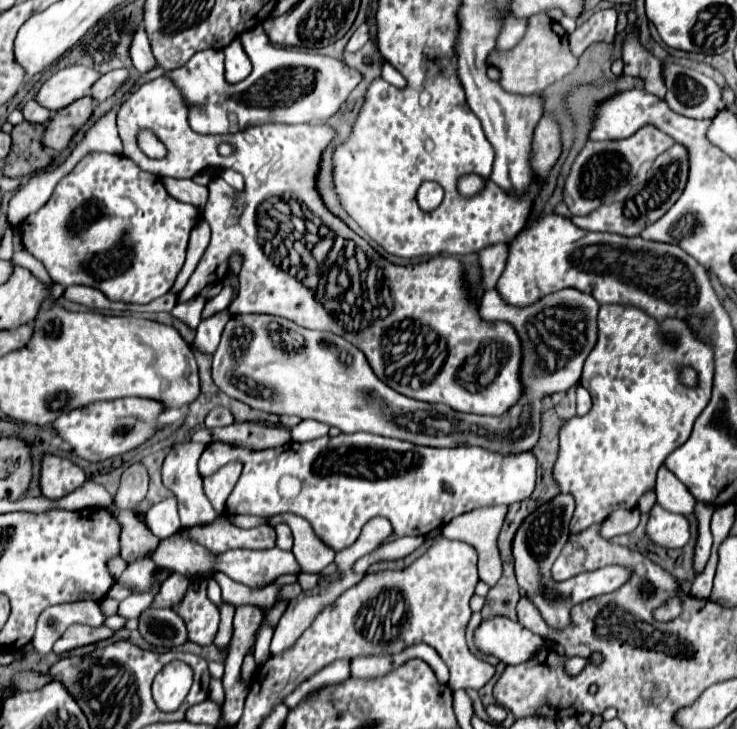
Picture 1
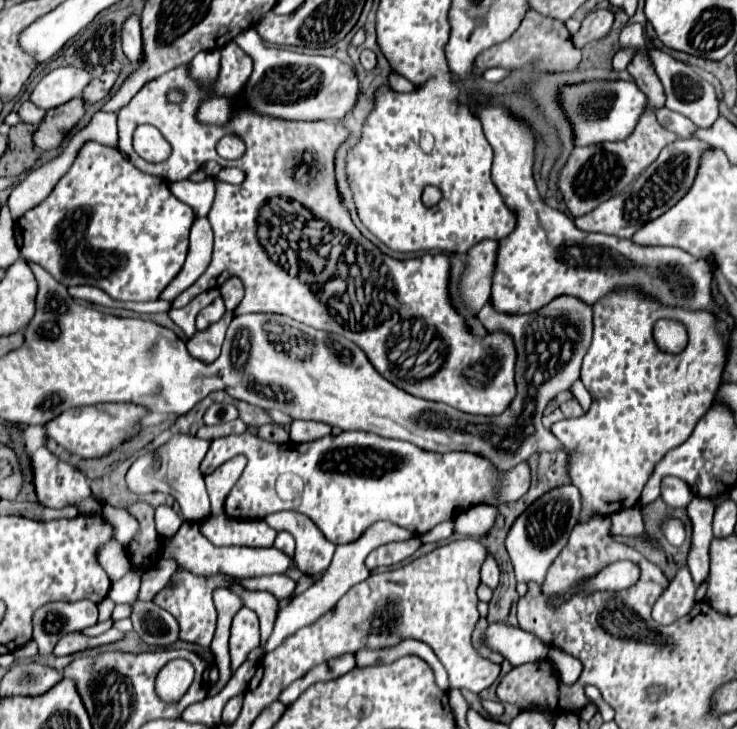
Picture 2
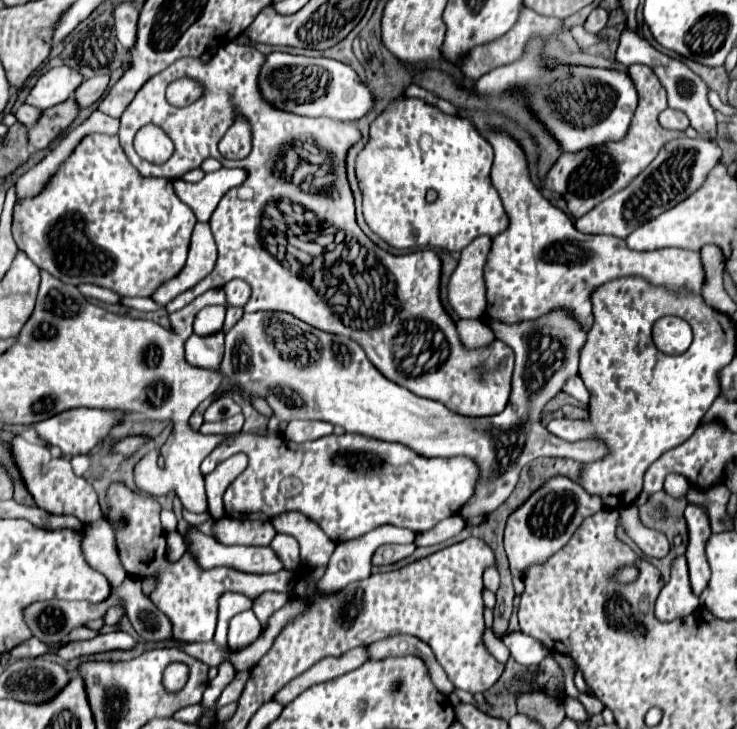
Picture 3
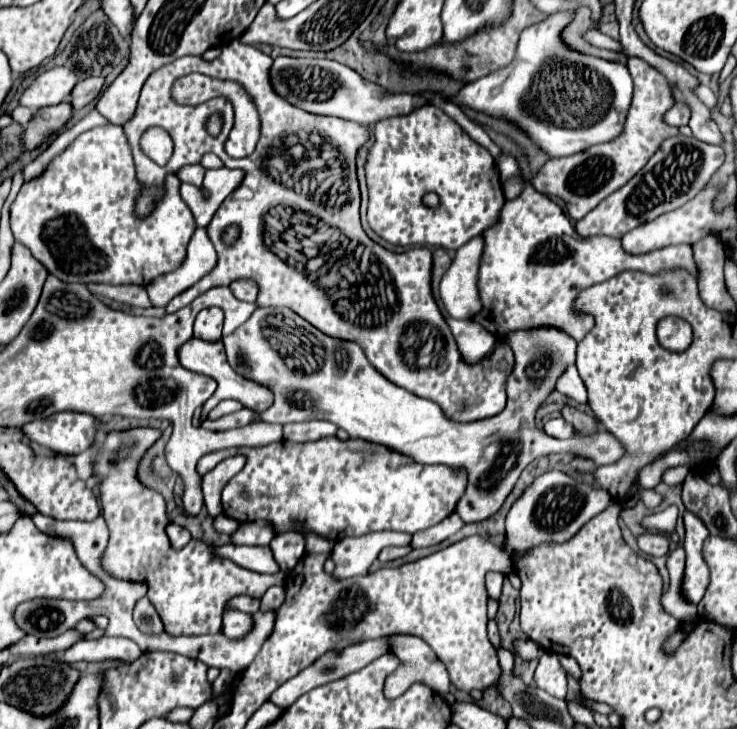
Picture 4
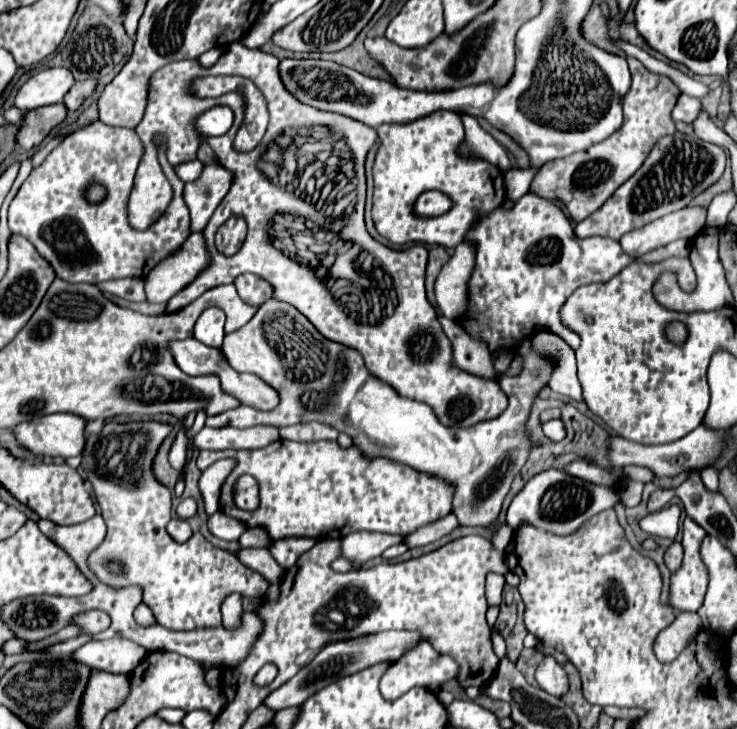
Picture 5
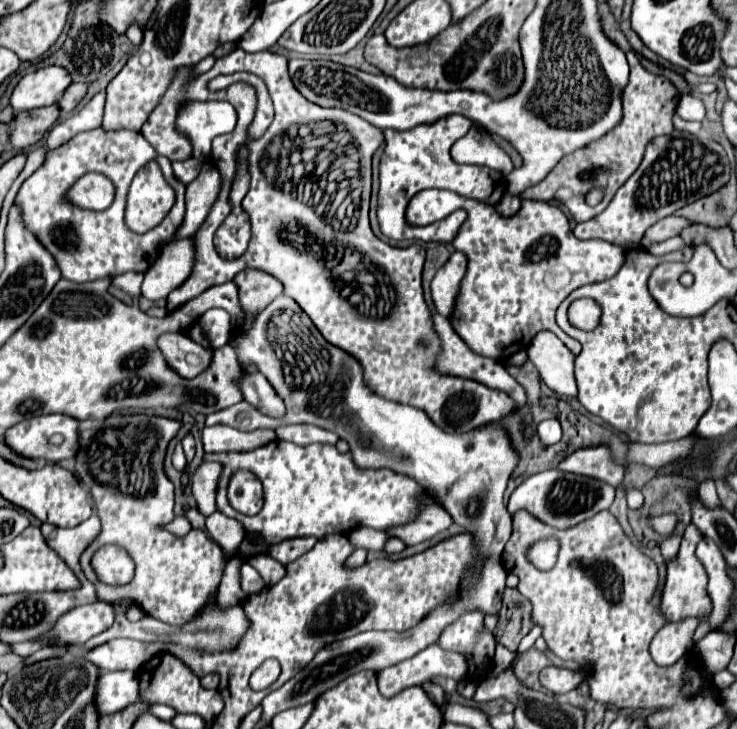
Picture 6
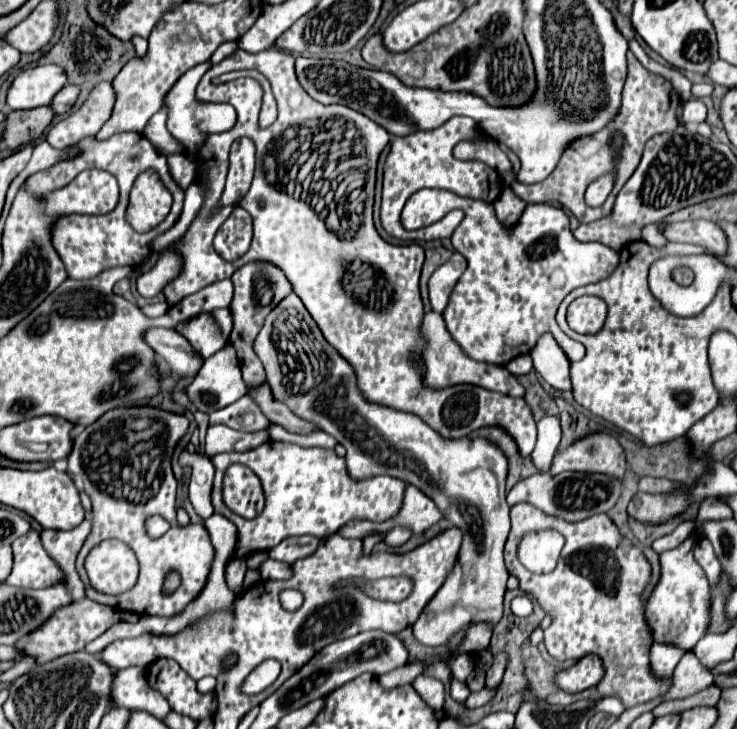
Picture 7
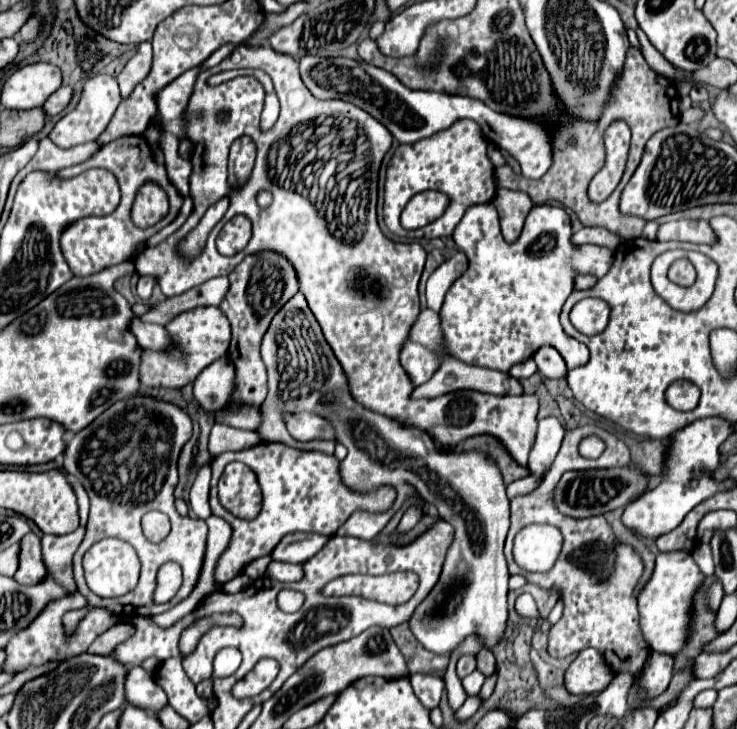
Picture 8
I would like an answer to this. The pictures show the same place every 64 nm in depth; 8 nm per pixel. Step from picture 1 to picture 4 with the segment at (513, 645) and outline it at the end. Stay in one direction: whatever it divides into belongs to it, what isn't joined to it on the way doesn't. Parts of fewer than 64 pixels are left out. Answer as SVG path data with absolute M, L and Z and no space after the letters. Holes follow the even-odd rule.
M518 640L516 642L516 652L524 660L534 660L534 658L540 658L544 654L544 648L540 648L540 644L536 644L532 640Z

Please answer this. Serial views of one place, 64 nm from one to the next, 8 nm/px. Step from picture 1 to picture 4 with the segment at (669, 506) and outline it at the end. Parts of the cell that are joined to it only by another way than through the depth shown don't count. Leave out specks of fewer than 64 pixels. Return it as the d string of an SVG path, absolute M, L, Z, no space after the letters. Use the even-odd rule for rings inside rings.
M678 466L678 468L668 468L668 470L664 470L664 474L662 474L662 482L670 484L670 486L682 484L688 472L690 472L690 468L688 468L688 466L686 466L686 468L684 468L684 466Z

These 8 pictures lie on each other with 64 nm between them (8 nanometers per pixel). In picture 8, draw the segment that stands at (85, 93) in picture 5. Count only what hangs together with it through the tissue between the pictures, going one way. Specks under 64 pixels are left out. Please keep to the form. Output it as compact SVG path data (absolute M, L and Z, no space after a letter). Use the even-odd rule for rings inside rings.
M60 86L52 96L48 96L48 100L42 104L42 108L48 116L56 116L68 106L70 98L72 98L72 88L70 86Z

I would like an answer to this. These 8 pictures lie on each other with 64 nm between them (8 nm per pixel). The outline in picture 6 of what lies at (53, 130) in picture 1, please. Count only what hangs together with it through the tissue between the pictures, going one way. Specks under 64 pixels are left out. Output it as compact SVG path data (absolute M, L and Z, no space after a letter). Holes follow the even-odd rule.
M56 104L48 108L16 112L10 130L10 144L18 150L34 146L58 122L58 118L60 118L60 108Z

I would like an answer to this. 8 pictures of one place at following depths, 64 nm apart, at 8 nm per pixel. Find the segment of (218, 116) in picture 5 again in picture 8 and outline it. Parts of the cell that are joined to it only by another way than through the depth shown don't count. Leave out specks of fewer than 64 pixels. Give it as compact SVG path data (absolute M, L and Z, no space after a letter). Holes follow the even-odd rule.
M192 68L156 92L156 106L158 106L158 114L162 118L160 126L162 126L162 130L172 132L180 140L186 138L184 126L182 126L184 104L188 104L188 96L192 94L192 84L194 84L198 72L200 72L200 68Z

